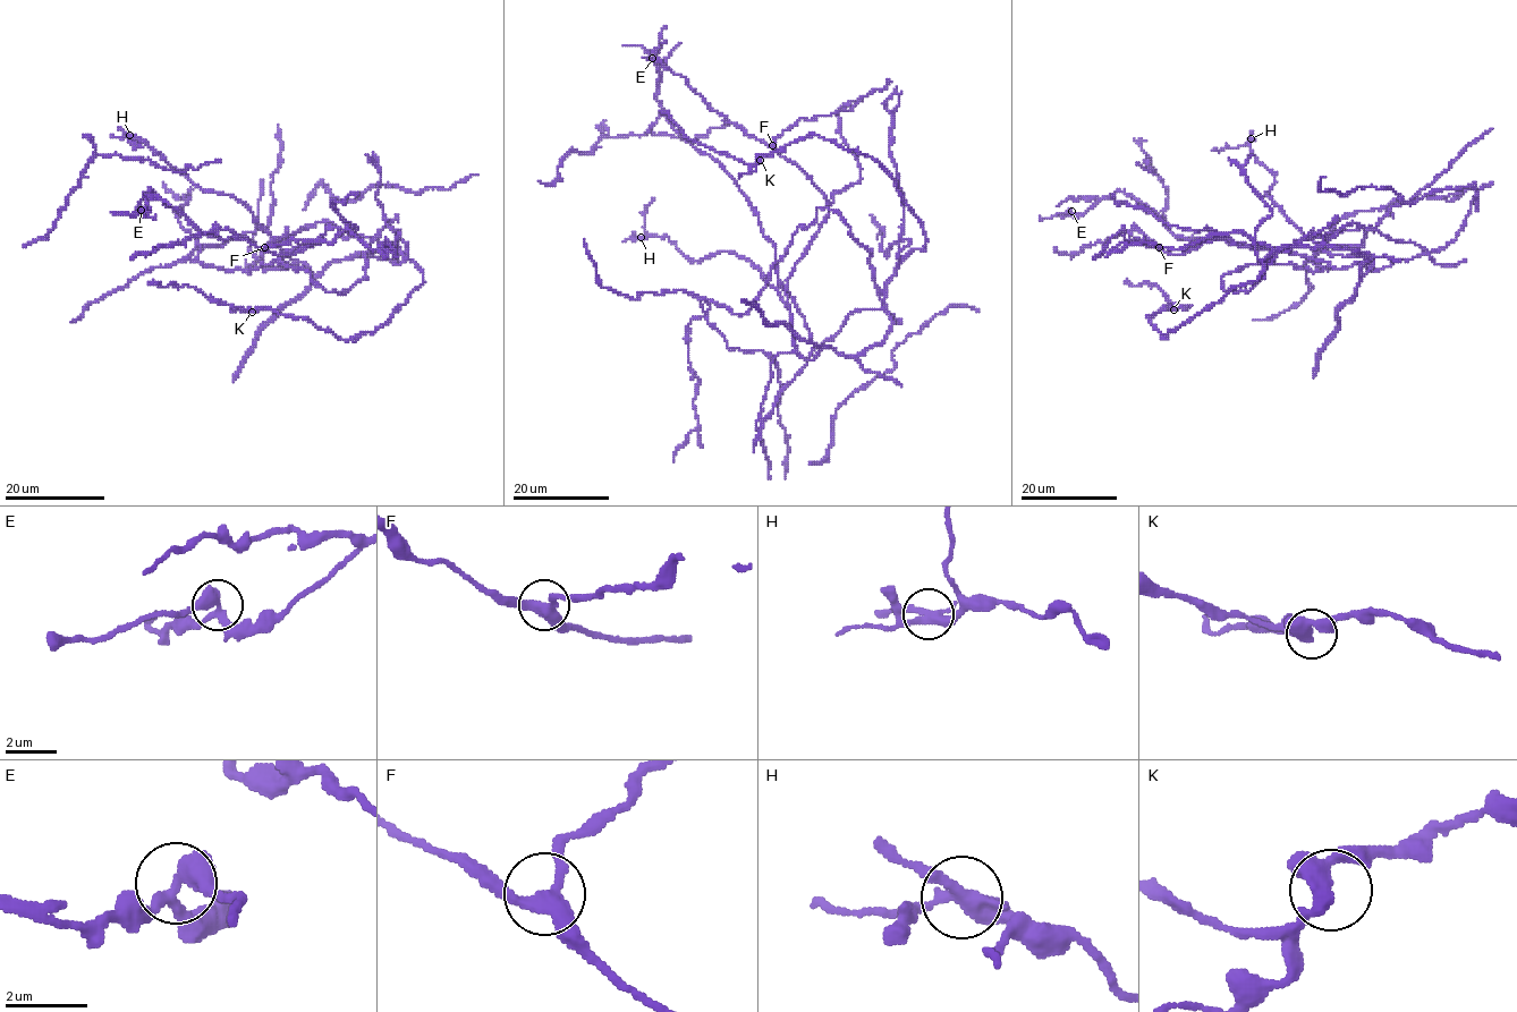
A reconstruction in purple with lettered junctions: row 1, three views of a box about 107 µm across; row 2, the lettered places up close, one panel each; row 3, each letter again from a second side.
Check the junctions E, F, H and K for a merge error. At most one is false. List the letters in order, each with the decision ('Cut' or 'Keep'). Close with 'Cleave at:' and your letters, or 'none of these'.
E: Keep
F: Keep
H: Cut
K: Keep
Cleave at: H

